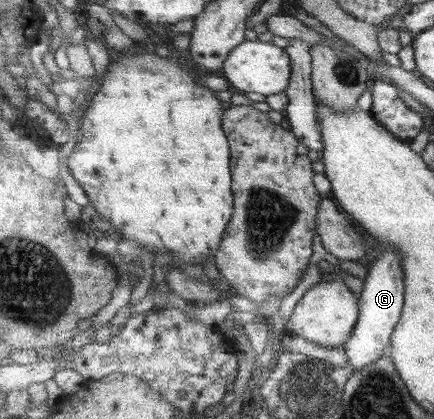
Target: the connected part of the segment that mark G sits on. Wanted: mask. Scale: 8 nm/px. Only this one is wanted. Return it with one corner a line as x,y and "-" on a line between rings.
387,251
381,259
376,260
368,272
368,278
360,295
360,316
354,334
344,344
348,364
354,370
363,370
389,353
394,330
402,320
405,311
405,271
403,257
395,251

